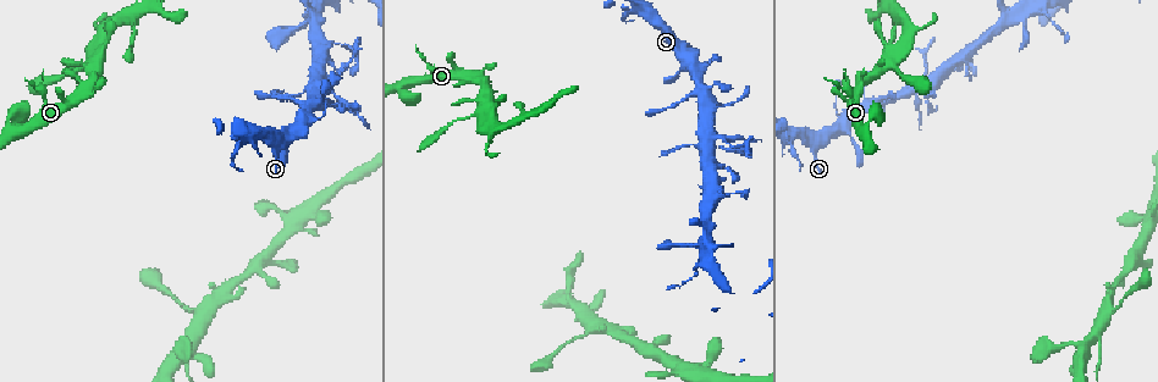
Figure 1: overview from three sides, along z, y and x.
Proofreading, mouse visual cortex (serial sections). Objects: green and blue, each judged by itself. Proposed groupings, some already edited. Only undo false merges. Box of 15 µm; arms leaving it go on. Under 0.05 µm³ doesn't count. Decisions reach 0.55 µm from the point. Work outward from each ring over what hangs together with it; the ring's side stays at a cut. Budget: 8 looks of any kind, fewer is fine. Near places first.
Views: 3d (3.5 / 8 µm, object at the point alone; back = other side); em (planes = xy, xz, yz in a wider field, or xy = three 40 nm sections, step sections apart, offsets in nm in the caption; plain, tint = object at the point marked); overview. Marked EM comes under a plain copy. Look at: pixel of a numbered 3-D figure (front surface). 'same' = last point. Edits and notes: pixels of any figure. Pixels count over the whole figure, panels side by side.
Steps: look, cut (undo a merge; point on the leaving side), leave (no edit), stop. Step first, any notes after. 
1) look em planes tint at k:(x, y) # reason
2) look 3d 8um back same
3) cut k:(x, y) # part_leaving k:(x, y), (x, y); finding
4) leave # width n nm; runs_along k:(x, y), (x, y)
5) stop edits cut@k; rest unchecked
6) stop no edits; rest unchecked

look 3d 3.5um at 1:(844, 129) # four arms meet

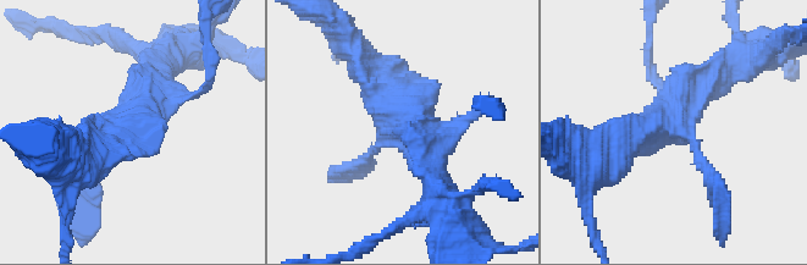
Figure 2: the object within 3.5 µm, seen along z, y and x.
look em xy step 3 tint at 2:(394, 132) # arms 4; arm_widths 150, 150, 350, 400 nm; shape alone is not enough

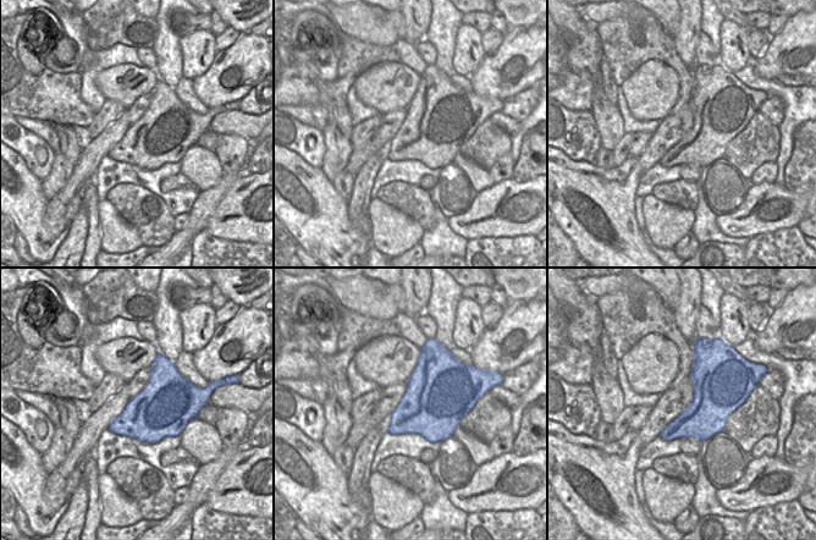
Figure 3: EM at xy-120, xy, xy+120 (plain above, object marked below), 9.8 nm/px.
leave # runs_along 2:(617, 153), (670, 119), (727, 70); continuous, no second cell

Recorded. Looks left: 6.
look em xy step 1 tint at 1:(792, 144) # sudden change in width

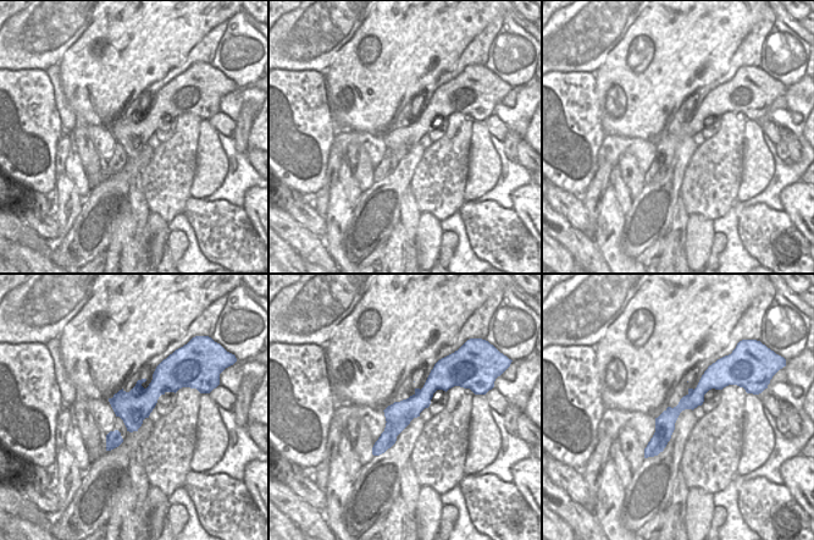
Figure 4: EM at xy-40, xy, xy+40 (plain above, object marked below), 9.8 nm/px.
look 3d 3.5um back same

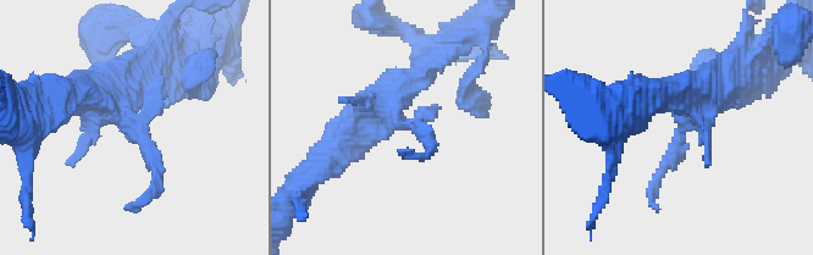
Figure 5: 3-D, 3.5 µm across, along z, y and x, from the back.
leave # width 260 nm; runs_along 5:(68, 93), (140, 134), (151, 190); continuous, no second cell

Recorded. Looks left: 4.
look em planes tint at 1:(314, 87) # abrupt turn

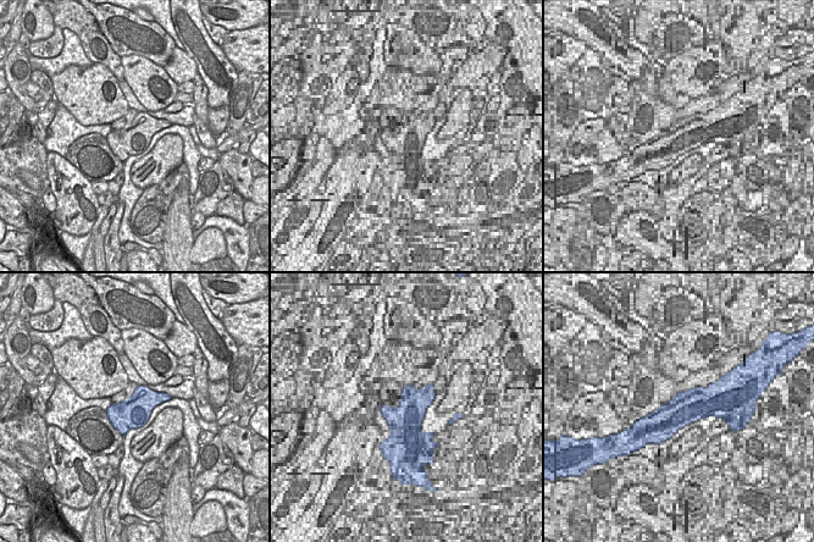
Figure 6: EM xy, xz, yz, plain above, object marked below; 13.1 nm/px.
look 3d 3.5um same # wider look

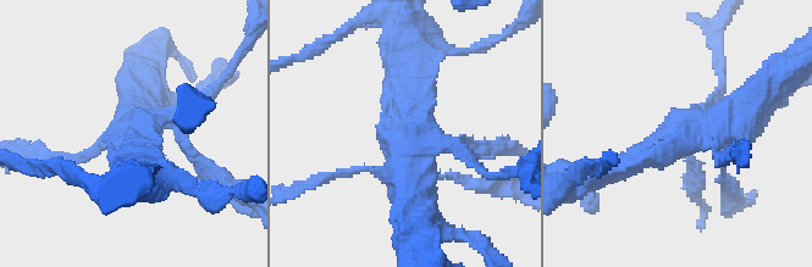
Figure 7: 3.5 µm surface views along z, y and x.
leave # width 420 nm; runs_along 7:(629, 165), (766, 90); one cell here

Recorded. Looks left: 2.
stop no edits; rest unchecked

